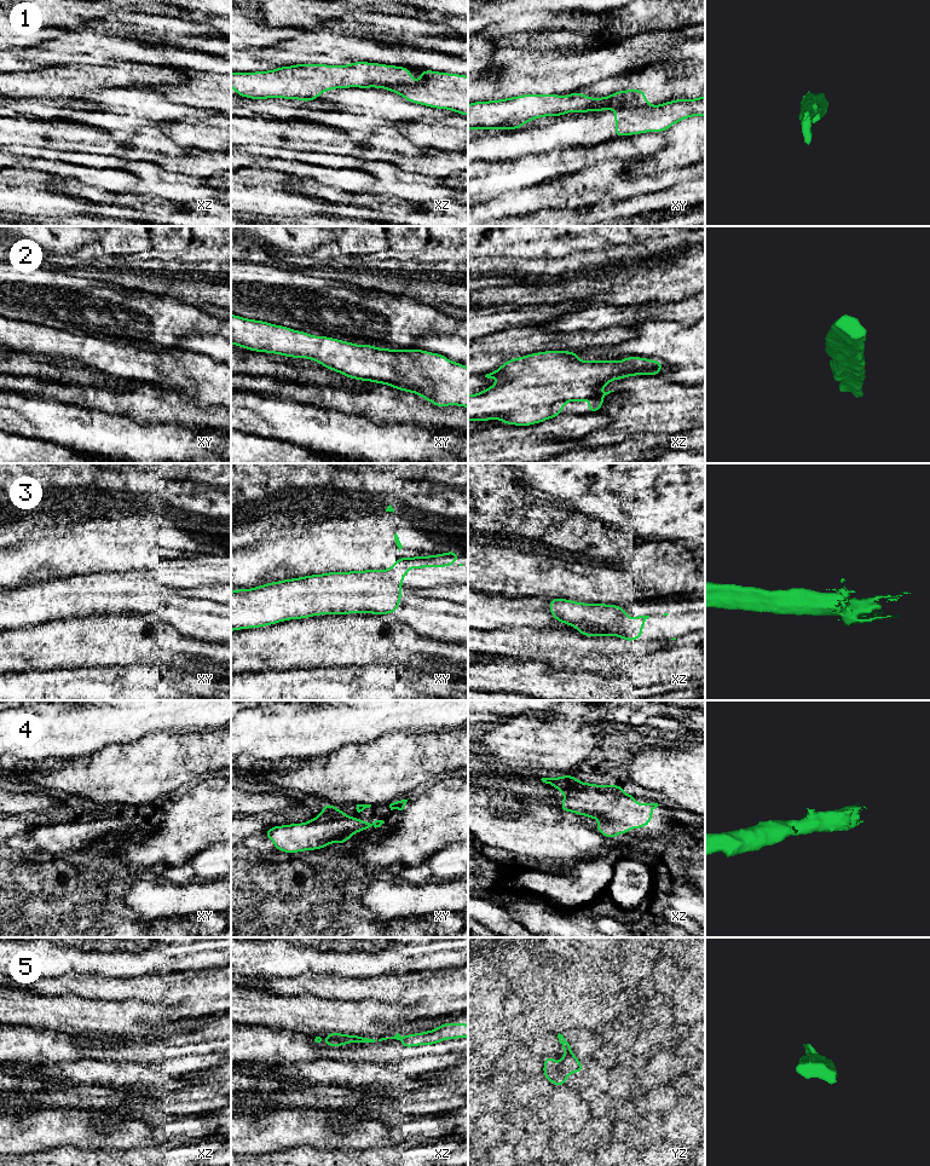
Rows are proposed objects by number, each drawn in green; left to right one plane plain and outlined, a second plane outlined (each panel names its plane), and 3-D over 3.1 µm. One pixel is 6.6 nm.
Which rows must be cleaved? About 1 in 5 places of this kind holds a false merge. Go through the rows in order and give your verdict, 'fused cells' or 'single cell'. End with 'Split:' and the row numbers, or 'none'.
1: fused cells
2: single cell
3: fused cells
4: single cell
5: single cell
Split: 1, 3

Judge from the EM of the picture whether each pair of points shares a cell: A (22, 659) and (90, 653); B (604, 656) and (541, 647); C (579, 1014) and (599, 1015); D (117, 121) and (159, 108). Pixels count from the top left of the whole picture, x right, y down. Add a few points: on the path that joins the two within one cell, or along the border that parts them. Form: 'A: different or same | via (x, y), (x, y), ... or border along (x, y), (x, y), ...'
A: same | via (39, 653), (73, 653)
B: same | via (588, 653), (556, 648)
C: same | via (584, 1015), (594, 1015)
D: different | border along (99, 110), (128, 115)

